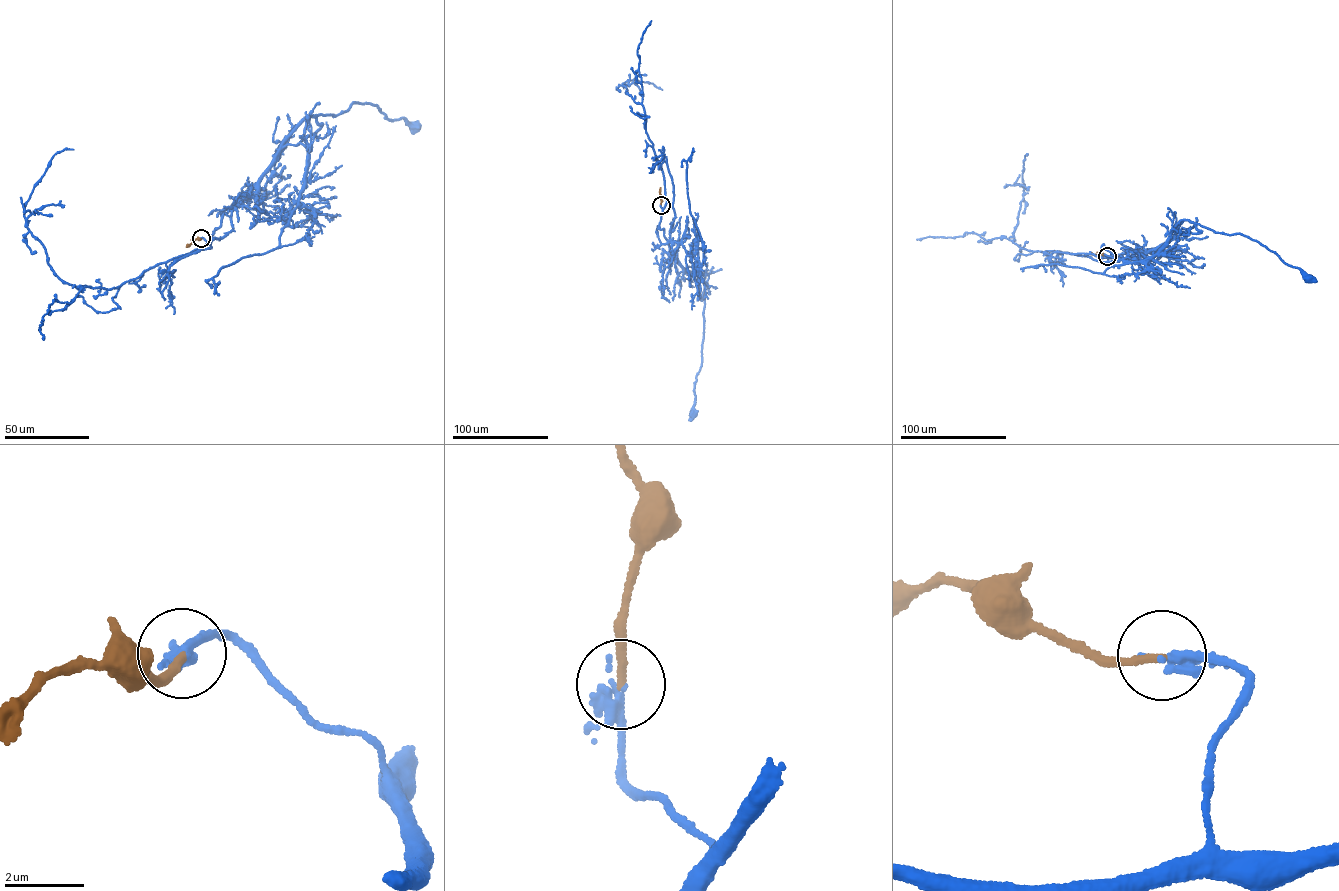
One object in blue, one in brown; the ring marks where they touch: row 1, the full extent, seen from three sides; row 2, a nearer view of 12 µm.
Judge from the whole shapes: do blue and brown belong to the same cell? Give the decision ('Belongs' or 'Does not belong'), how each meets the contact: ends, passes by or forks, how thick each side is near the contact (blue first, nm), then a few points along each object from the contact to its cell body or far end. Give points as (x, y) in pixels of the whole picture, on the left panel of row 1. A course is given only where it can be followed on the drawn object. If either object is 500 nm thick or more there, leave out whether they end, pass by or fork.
Belongs. At the ring blue forks. At the ring brown ends. Thickness 150 nm (blue) against 180 nm. Course of blue: (201, 238), (211, 242), (222, 215), (308, 116), (336, 115), (366, 102), (414, 127). Course of brown: (201, 238), (186, 246)

